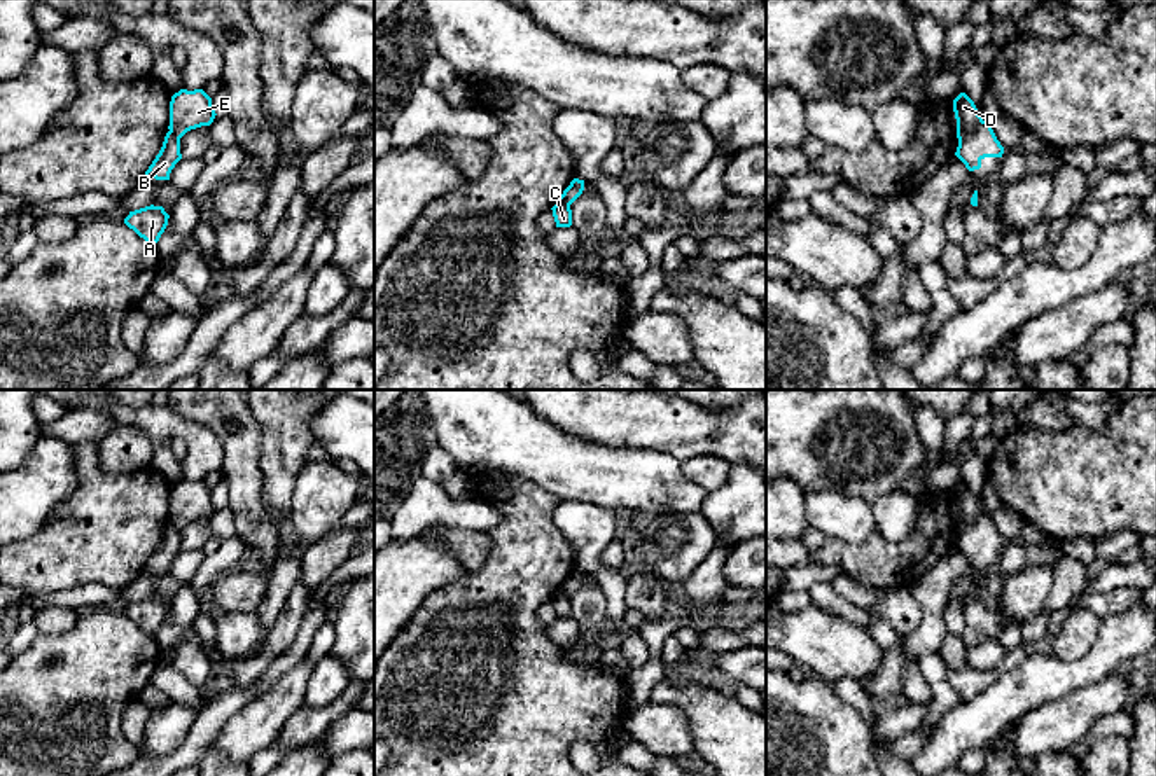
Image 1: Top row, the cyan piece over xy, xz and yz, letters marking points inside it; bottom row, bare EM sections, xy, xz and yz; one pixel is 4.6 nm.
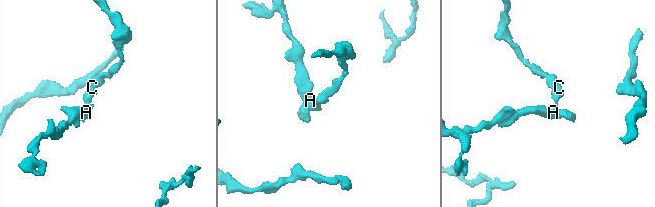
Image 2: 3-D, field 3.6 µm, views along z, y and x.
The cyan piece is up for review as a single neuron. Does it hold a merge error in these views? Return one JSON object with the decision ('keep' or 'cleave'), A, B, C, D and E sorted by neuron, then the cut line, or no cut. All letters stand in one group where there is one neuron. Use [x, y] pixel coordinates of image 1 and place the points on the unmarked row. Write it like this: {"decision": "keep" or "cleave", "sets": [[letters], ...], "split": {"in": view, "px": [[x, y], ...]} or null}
{"decision": "cleave", "sets": [["A", "B", "C"], ["D", "E"]], "split": {"in": "yz", "px": [[983, 512], [959, 532]]}}

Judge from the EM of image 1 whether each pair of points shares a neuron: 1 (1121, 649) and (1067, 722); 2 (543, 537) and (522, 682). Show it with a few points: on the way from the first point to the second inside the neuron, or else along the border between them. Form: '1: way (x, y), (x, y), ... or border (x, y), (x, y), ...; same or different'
1: border (1113, 672), (1058, 698); different
2: way (525, 574), (525, 631), (522, 645); same

